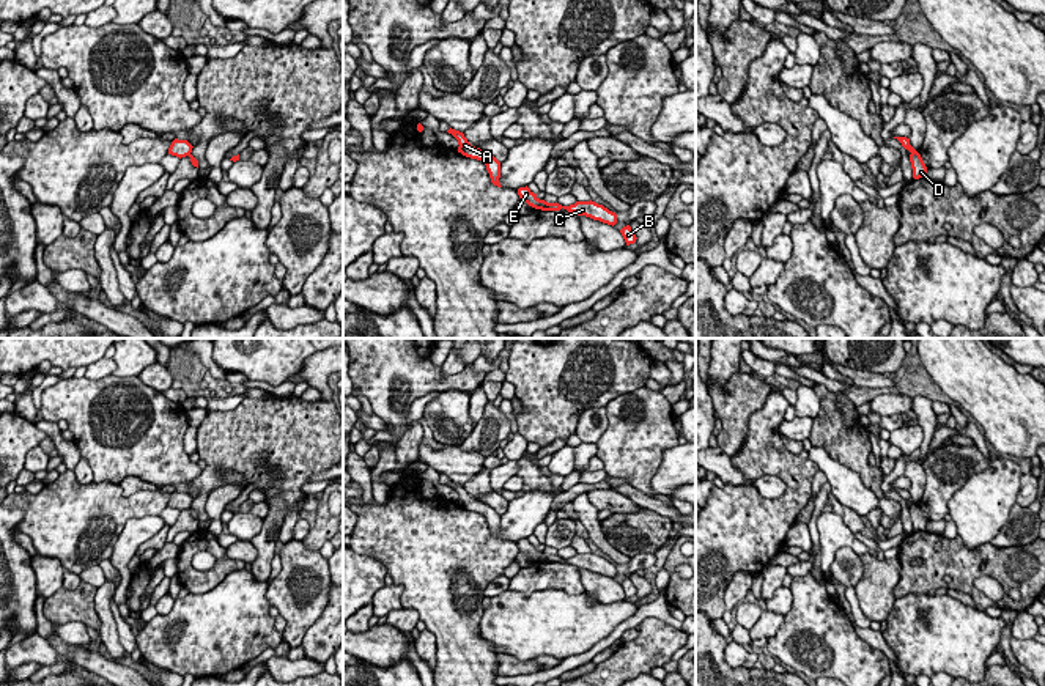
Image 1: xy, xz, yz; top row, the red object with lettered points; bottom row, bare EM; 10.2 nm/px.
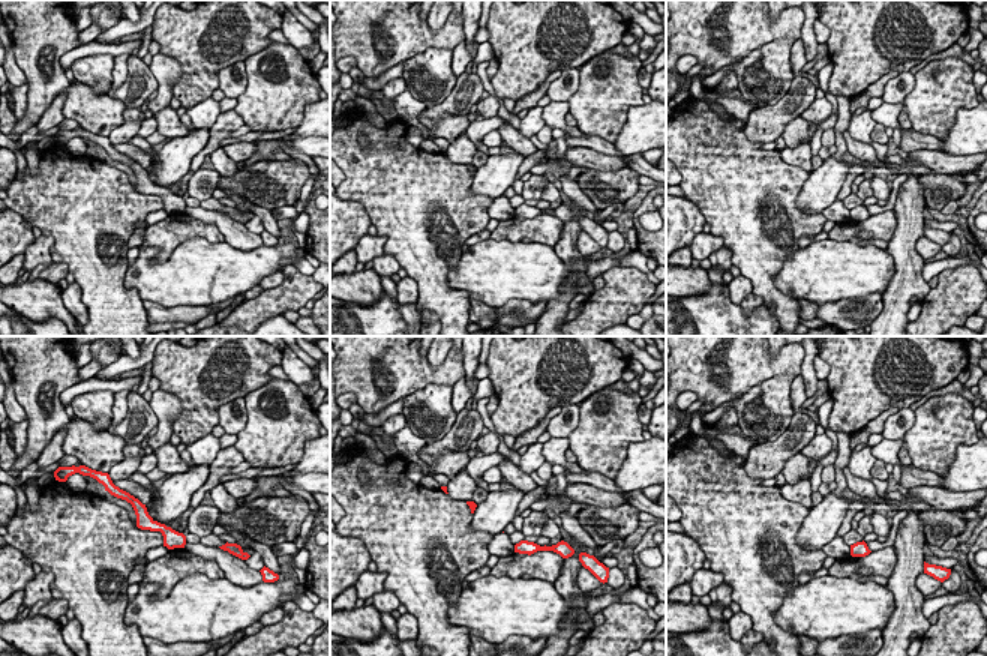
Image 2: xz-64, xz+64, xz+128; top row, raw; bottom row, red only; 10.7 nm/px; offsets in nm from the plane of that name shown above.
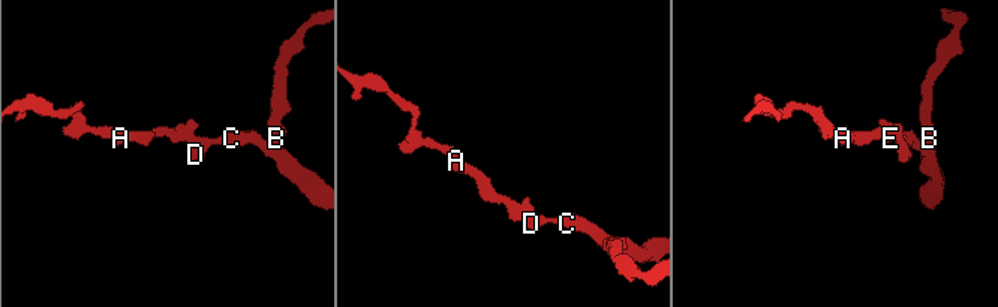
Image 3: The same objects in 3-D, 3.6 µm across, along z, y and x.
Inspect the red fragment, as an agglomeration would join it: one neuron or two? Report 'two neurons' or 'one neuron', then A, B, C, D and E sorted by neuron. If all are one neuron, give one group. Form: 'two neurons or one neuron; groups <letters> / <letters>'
two neurons; groups A E / B C D

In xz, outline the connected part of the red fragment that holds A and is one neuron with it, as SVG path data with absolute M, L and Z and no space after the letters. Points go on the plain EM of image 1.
M452 480L447 485L452 486L458 492L458 497L460 497L458 499L458 505L461 505L466 510L482 513L486 518L486 522L488 522L489 530L491 530L491 535L494 538L497 538L497 540L502 540L500 535L499 535L499 530L500 530L500 514L494 508L491 508L489 505L486 505L486 503L483 503L480 500L472 499L467 494L467 491L464 489L463 485L455 483Z

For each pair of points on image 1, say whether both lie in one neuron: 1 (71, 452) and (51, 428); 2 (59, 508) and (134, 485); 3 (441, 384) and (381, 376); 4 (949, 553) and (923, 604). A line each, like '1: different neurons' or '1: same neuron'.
1: same neuron
2: different neurons
3: same neuron
4: different neurons

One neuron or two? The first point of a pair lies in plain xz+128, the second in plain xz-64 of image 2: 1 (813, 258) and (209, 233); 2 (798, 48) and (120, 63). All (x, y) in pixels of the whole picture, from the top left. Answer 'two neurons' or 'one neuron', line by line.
1: two neurons
2: one neuron

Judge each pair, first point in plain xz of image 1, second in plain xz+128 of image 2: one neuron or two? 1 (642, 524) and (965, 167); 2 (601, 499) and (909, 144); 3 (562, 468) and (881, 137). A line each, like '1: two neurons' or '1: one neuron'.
1: two neurons
2: two neurons
3: two neurons

